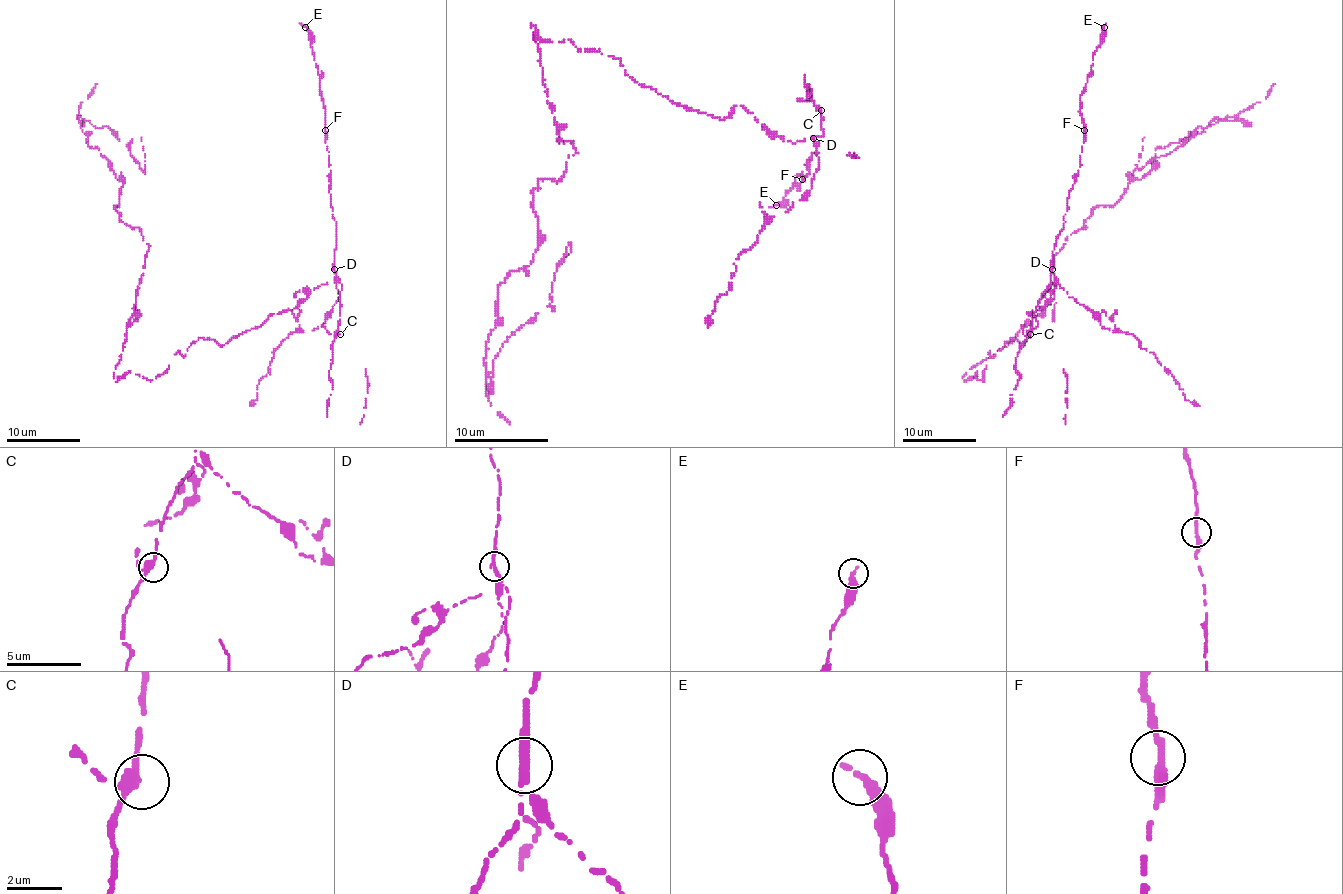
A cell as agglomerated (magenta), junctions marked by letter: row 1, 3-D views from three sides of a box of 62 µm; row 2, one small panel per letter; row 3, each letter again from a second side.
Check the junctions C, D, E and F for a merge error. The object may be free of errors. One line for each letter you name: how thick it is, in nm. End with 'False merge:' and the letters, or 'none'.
D: 280 nm thick
False merge: D

